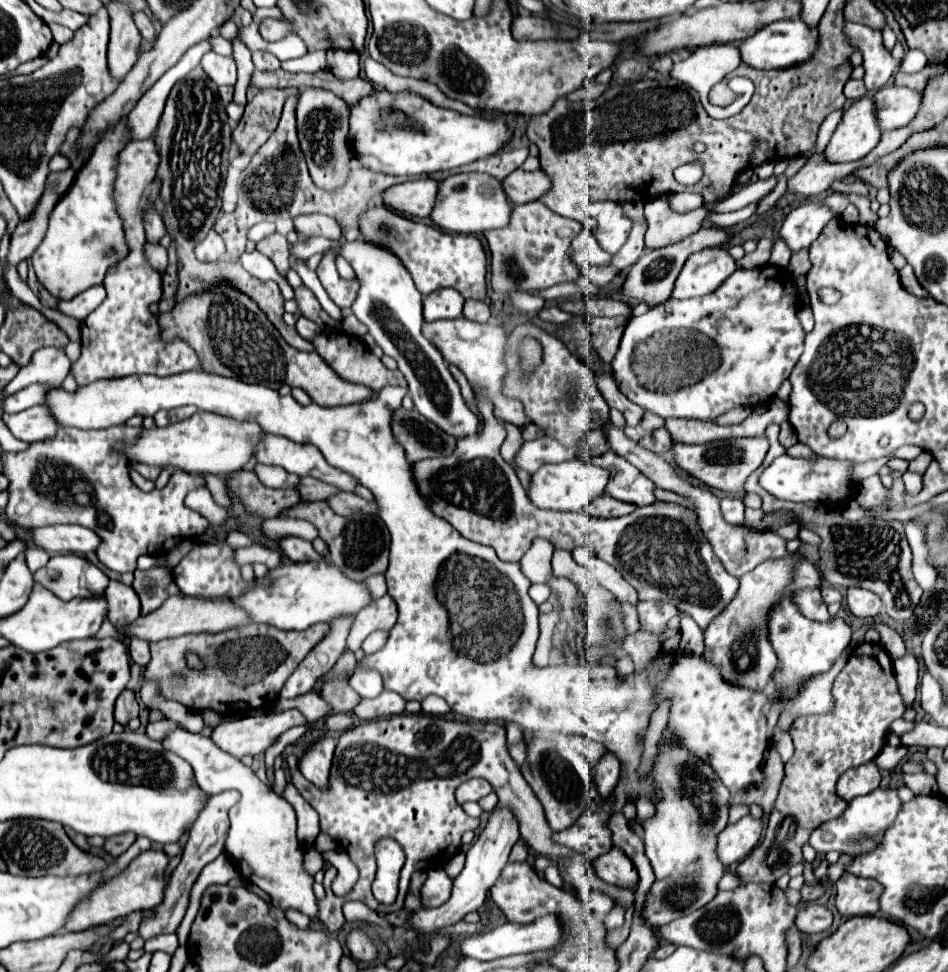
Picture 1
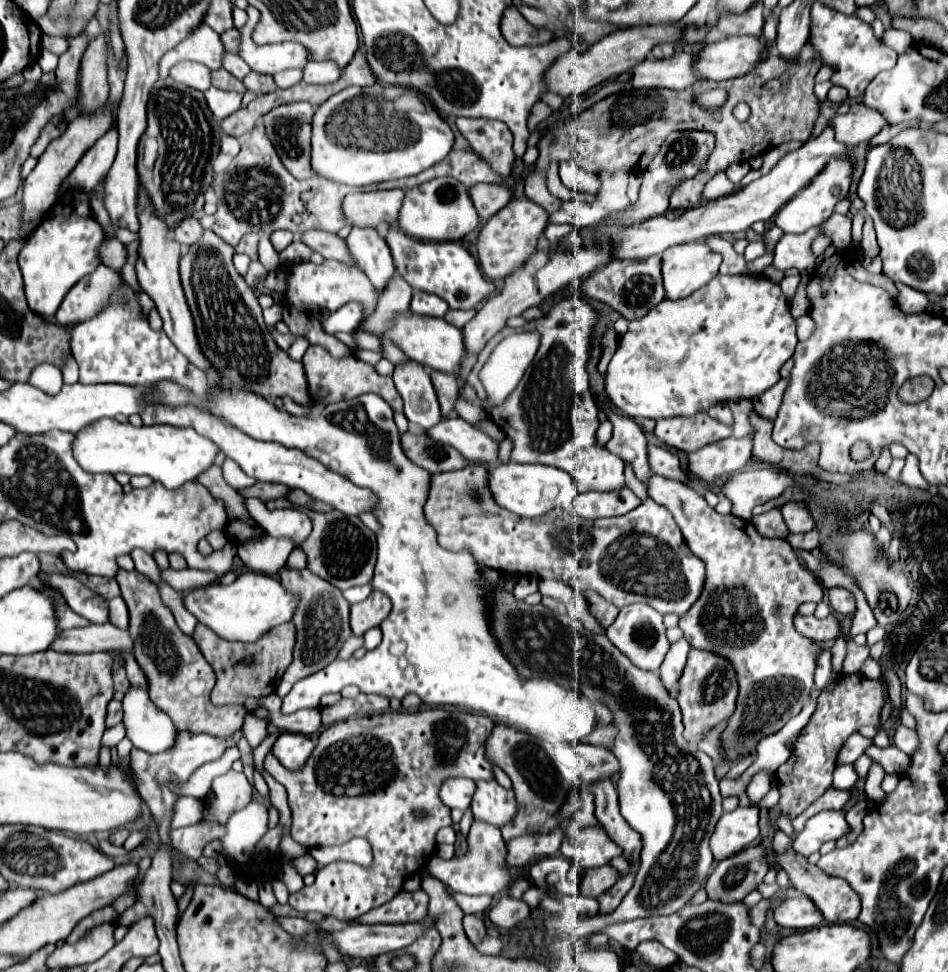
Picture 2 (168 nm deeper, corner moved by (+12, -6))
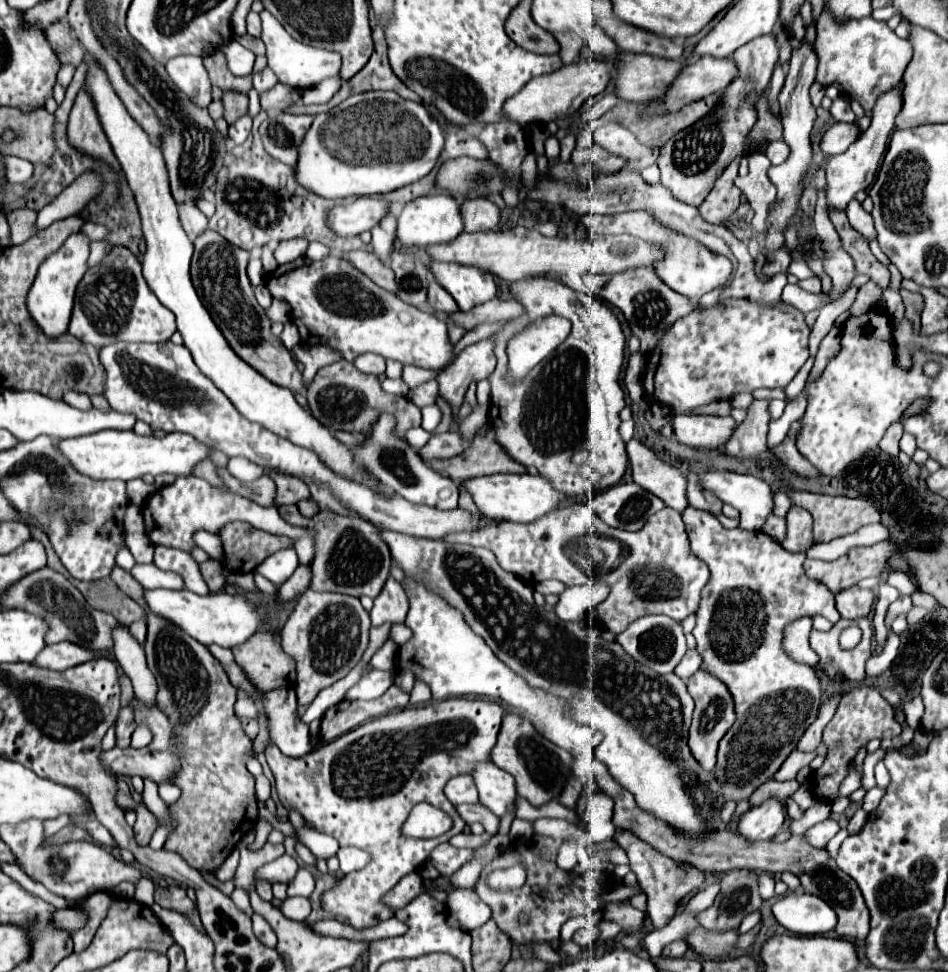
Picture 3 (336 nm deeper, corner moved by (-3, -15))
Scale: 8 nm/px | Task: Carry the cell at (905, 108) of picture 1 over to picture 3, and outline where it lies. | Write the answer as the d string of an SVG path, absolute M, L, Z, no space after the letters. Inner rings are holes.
M835 123L833 127L829 127L823 137L821 137L821 151L825 155L837 155L847 151L847 147L859 137L859 127L855 123Z

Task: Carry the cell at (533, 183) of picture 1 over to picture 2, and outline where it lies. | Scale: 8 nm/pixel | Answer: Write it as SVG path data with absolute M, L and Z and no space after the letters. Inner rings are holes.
M476 184L470 188L470 196L480 218L488 220L514 198L514 188L508 184Z

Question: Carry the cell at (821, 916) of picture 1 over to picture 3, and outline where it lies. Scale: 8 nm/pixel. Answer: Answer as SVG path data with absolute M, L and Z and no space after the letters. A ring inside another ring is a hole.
M789 893L775 901L775 919L791 933L821 935L837 925L835 911L819 897L807 893Z

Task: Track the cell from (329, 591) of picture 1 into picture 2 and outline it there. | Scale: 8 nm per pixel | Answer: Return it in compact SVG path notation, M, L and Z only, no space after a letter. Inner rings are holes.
M248 570L240 574L230 586L214 582L206 588L184 594L184 604L198 618L200 624L214 630L220 638L256 642L256 638L260 638L260 634L268 634L272 626L280 626L292 620L298 598L294 594L288 594L276 576Z

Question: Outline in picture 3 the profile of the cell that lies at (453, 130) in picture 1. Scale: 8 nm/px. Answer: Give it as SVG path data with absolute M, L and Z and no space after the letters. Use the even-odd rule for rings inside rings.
M393 91L351 95L331 111L315 115L299 145L295 179L325 199L389 193L425 177L435 167L443 141L441 125L421 103L405 101Z

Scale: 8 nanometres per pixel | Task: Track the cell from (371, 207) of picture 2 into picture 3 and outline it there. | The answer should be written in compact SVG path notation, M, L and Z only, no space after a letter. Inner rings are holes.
M359 197L351 203L343 203L327 211L327 225L343 237L359 235L363 231L371 231L385 213L389 211L389 203L377 197Z

